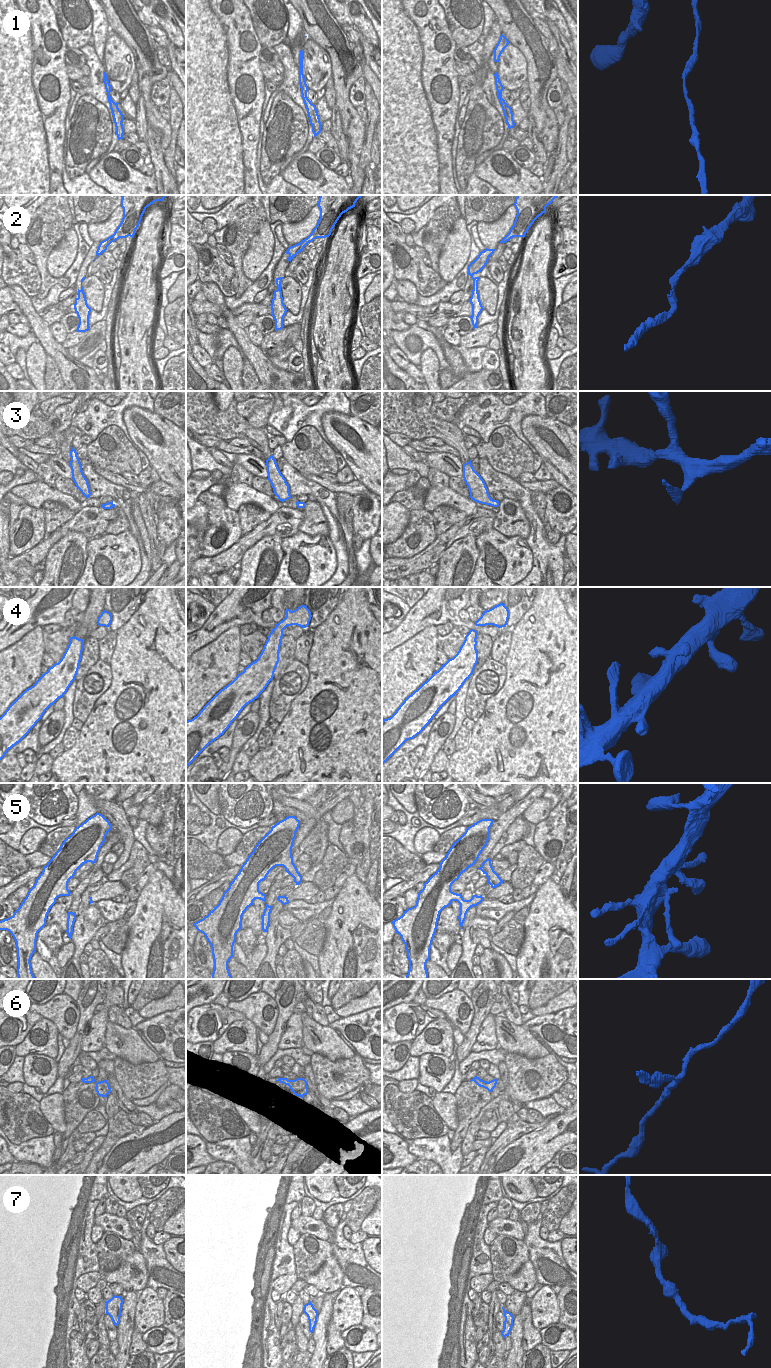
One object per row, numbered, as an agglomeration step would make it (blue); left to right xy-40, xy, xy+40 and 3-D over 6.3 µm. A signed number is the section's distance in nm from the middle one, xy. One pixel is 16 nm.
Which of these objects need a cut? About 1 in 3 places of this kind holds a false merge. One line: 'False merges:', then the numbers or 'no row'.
False merges: 6.

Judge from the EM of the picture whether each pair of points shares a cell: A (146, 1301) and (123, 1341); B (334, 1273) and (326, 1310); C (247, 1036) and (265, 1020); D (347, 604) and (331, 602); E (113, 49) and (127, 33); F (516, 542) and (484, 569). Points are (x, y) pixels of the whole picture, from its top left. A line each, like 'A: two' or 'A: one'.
A: two
B: two
C: two
D: two
E: two
F: one

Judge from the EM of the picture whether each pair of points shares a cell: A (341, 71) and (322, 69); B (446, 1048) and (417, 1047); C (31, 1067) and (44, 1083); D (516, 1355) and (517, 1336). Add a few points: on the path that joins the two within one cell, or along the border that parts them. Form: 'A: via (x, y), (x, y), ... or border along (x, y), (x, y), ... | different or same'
A: border along (323, 48), (329, 57), (332, 76) | different
B: via (439, 1046), (424, 1046) | same
C: via (33, 1071), (41, 1079) | same
D: via (516, 1350), (516, 1341) | same

